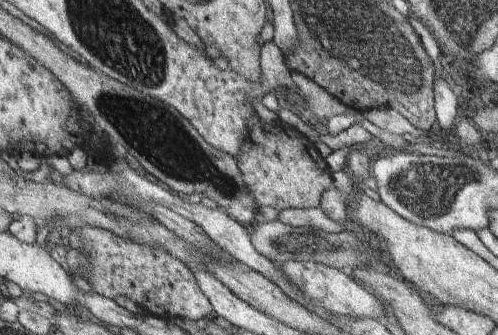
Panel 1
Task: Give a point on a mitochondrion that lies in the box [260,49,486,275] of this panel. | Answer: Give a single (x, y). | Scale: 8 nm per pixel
(428, 189)

